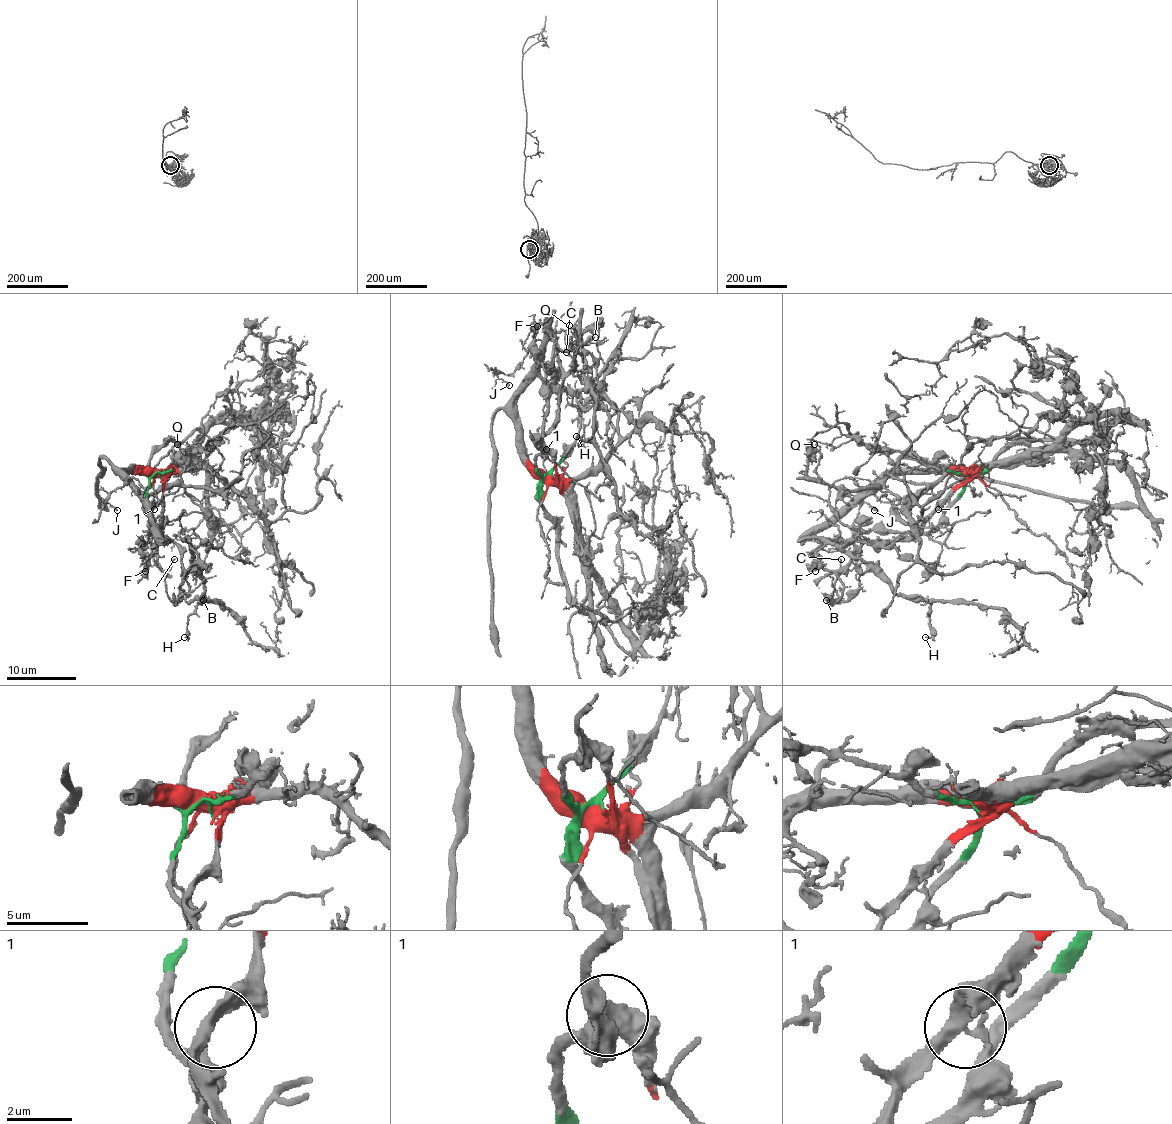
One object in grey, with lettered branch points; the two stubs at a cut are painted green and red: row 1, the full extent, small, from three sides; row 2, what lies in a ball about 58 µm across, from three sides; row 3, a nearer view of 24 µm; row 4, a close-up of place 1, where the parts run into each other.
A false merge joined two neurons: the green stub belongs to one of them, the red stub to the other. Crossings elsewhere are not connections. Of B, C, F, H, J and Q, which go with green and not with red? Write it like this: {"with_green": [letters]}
{"with_green": ["C", "F", "J", "Q"]}

